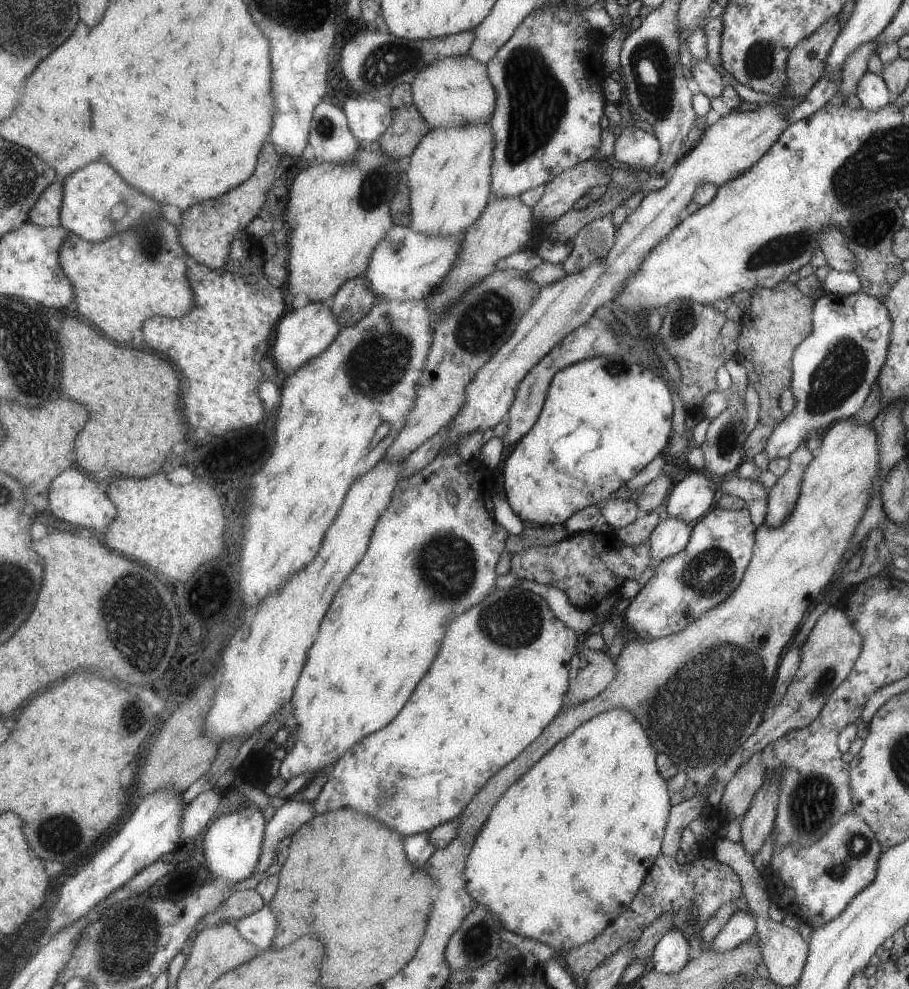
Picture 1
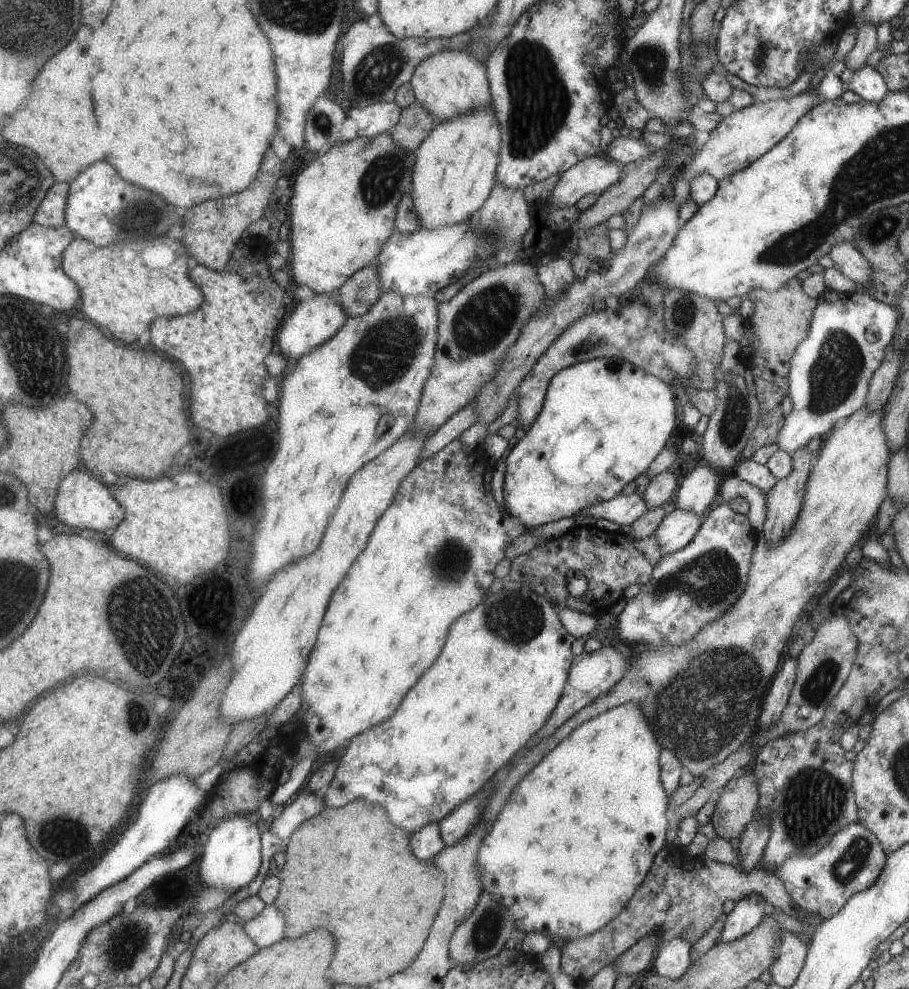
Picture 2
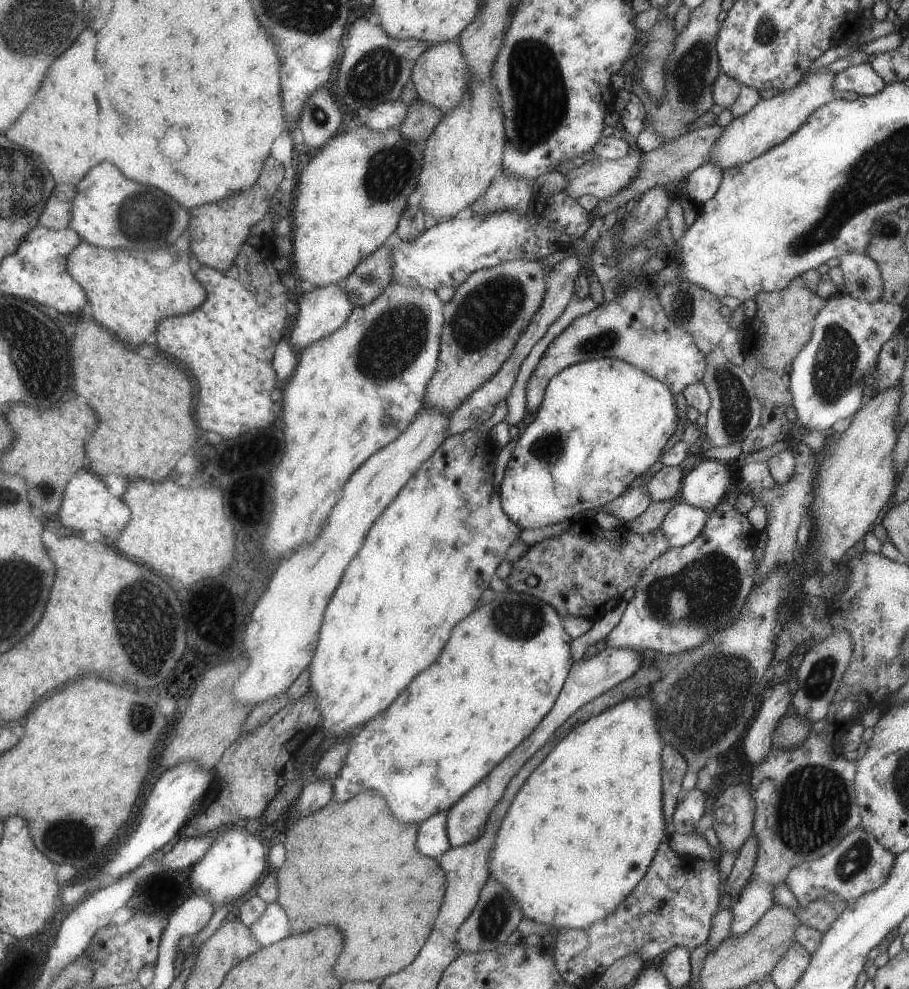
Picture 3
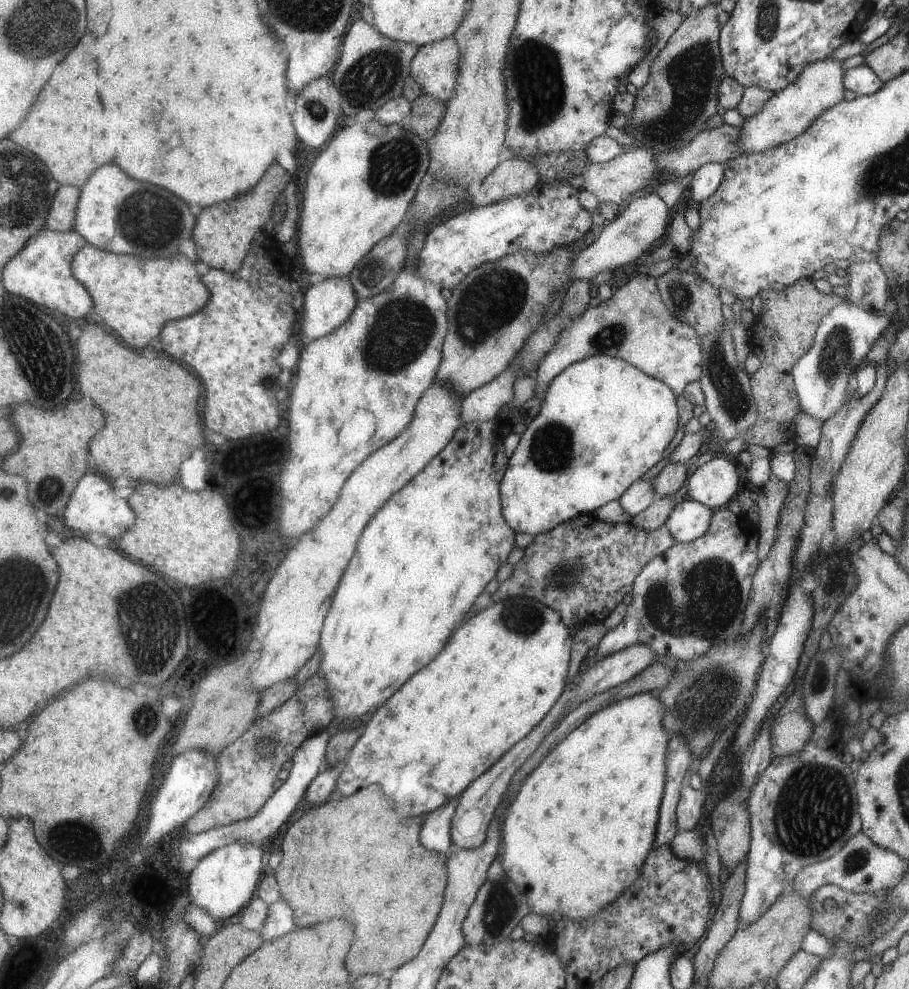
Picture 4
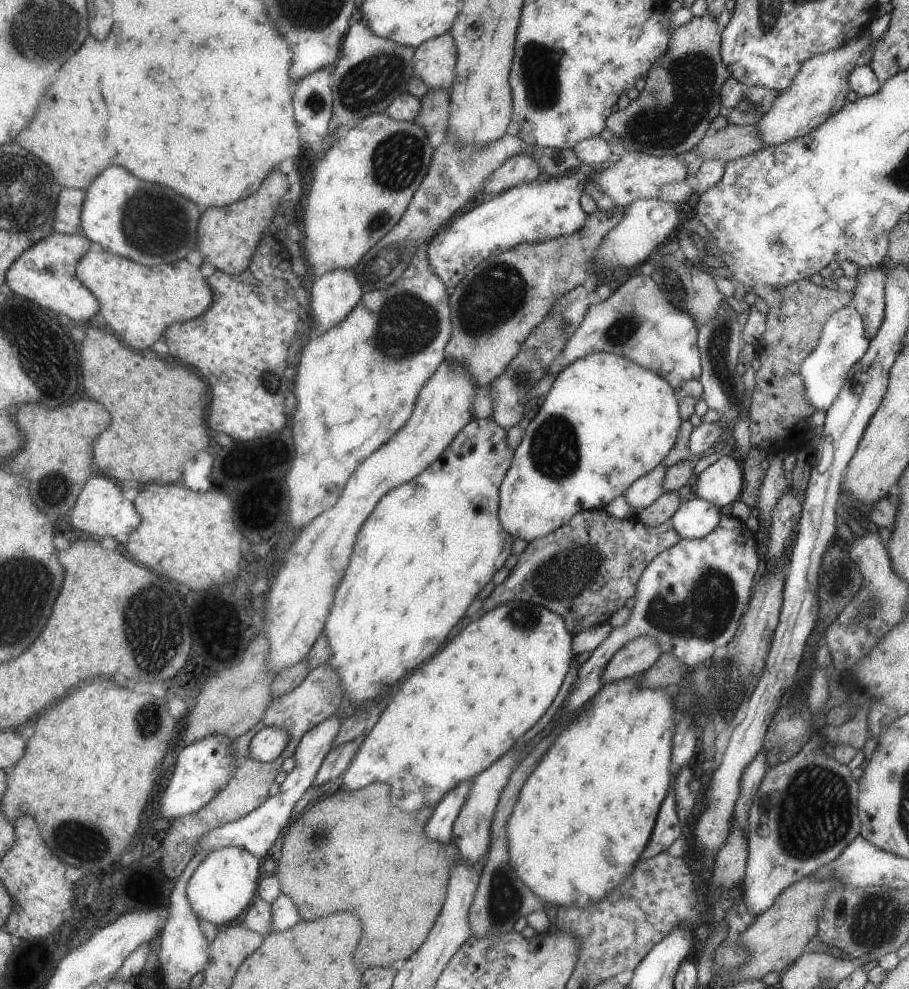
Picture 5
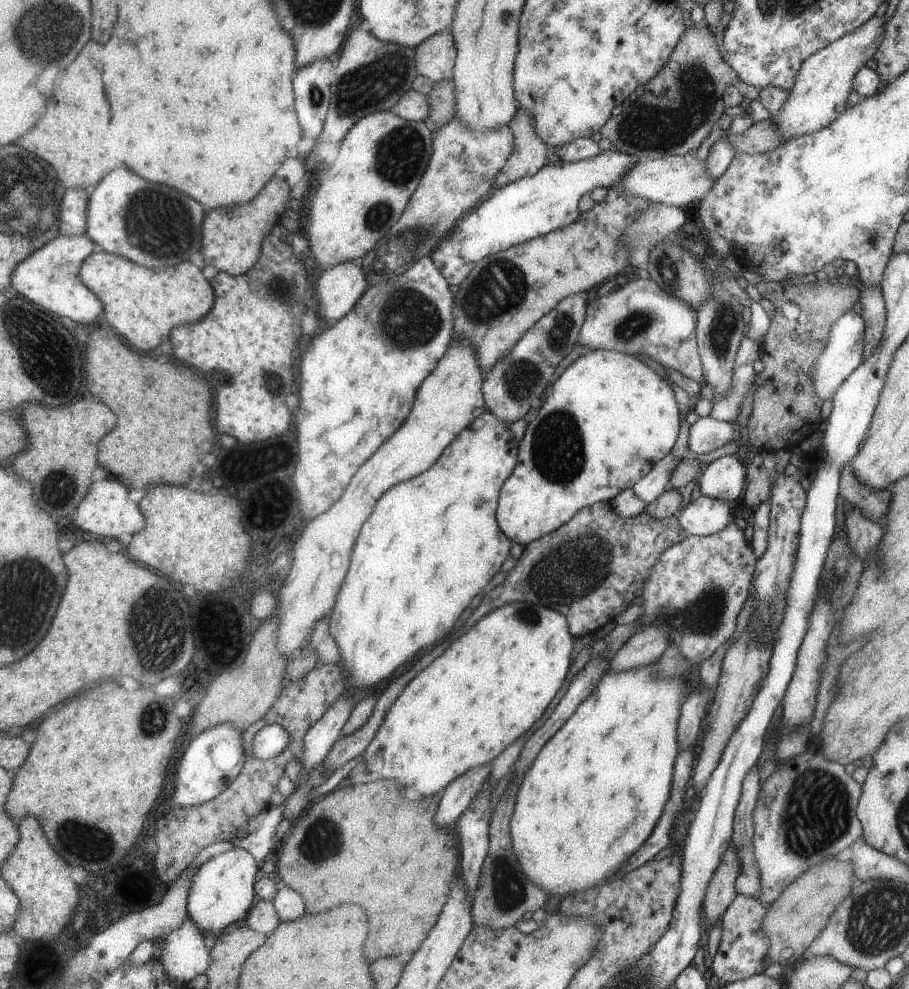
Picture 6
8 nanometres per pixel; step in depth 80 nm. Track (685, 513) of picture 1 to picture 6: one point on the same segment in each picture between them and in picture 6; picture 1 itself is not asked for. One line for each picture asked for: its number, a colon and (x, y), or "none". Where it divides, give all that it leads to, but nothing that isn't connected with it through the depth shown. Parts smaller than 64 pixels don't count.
2: (696, 493)
3: (705, 486)
4: (715, 483)
5: (720, 483)
6: (723, 479)

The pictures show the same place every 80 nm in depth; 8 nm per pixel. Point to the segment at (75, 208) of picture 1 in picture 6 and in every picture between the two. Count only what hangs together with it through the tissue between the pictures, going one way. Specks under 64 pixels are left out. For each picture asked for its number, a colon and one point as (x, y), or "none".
2: (103, 208)
3: (110, 211)
4: (115, 212)
5: (151, 224)
6: (155, 226)

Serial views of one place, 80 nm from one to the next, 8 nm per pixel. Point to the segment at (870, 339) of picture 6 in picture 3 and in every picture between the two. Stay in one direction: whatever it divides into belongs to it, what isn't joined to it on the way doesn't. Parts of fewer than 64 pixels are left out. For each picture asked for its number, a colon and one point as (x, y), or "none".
3: (861, 277)
4: (866, 287)
5: (868, 296)

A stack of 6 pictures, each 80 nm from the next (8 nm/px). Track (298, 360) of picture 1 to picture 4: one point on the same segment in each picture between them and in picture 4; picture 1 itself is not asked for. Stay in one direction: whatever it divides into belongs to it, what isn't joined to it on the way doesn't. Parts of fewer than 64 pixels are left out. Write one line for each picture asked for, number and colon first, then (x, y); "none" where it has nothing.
2: (312, 322)
3: (320, 312)
4: (327, 305)

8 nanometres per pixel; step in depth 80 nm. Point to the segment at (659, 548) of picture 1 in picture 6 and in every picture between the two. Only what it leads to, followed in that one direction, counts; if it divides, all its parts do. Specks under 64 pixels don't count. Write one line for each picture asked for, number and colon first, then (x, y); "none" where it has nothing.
2: (677, 531)
3: (685, 522)
4: (691, 519)
5: (696, 518)
6: (705, 515)

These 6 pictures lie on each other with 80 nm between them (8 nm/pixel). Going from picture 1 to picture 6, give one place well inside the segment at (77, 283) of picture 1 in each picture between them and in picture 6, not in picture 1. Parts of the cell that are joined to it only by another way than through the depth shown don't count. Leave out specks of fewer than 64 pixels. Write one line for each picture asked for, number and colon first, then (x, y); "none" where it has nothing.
2: (124, 287)
3: (131, 292)
4: (136, 297)
5: (139, 302)
6: (145, 304)

